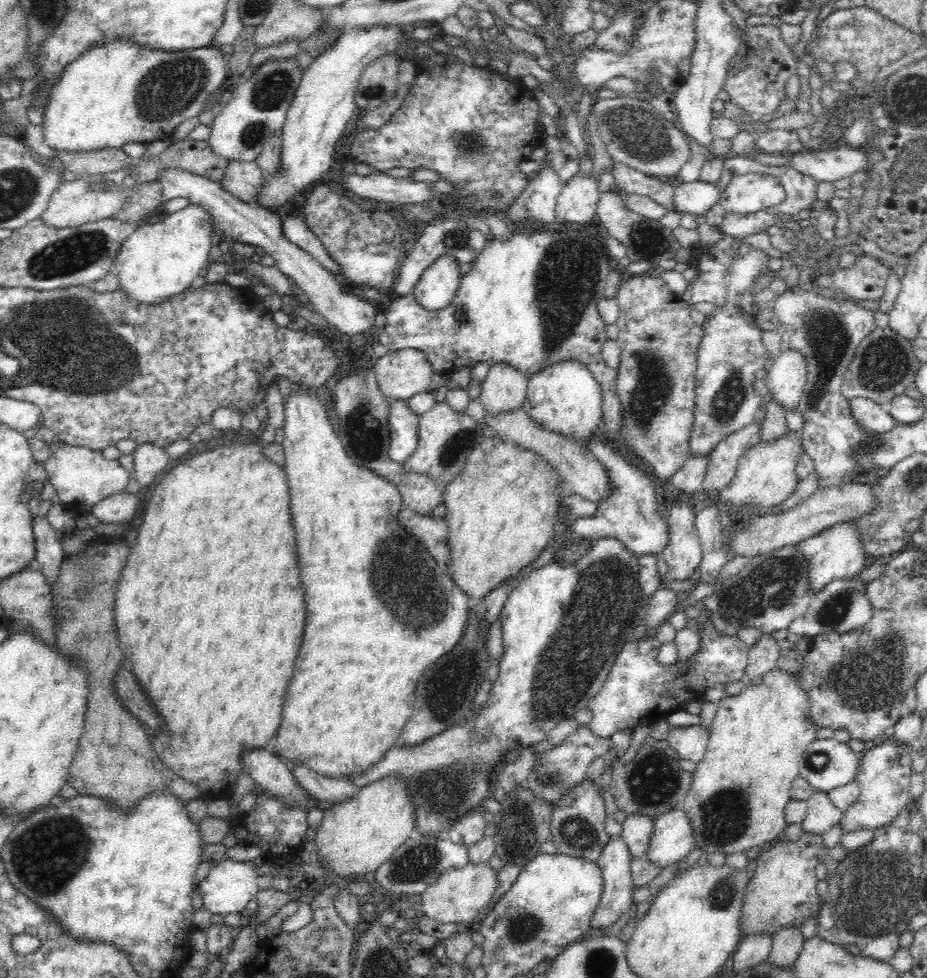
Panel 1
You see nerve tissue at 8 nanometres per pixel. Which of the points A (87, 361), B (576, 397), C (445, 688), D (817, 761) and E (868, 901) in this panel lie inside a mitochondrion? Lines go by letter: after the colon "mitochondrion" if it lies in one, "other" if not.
A: mitochondrion
B: other
C: mitochondrion
D: mitochondrion
E: mitochondrion

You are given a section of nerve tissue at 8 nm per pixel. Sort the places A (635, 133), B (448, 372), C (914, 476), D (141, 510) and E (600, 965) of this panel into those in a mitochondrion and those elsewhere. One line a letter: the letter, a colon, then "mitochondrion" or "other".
A: mitochondrion
B: other
C: mitochondrion
D: other
E: mitochondrion

